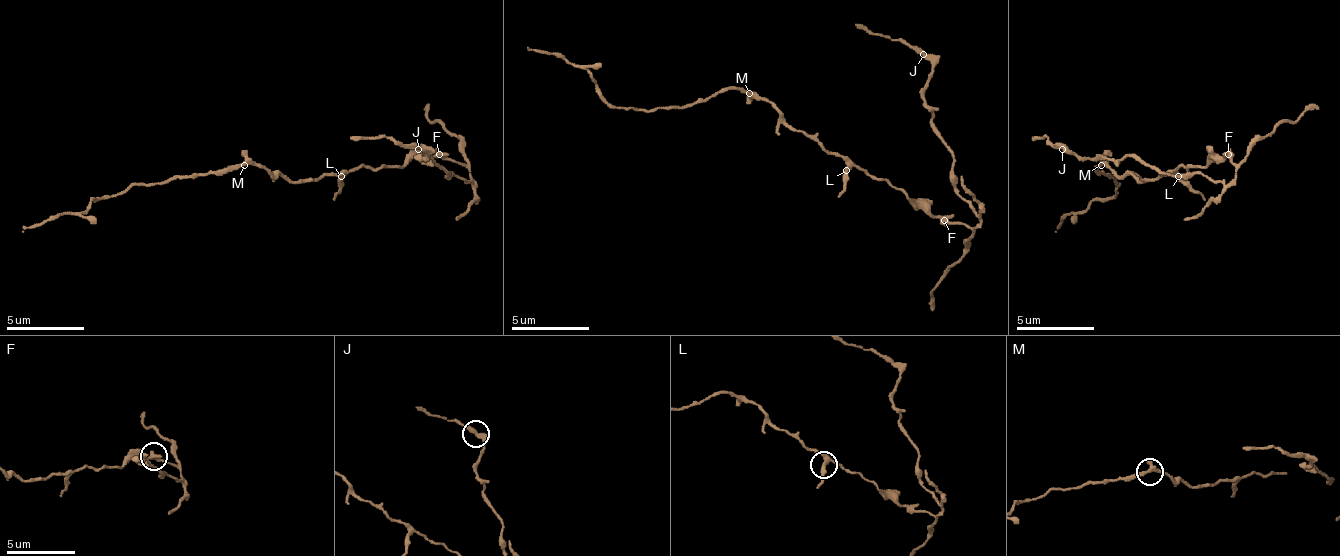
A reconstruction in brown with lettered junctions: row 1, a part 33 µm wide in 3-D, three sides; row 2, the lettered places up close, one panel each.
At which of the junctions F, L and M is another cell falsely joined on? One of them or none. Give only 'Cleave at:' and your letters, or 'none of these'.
Cleave at: F

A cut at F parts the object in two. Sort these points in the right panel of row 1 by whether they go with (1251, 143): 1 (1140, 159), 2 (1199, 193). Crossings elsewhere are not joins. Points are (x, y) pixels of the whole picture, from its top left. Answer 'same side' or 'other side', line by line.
1: same side
2: other side

